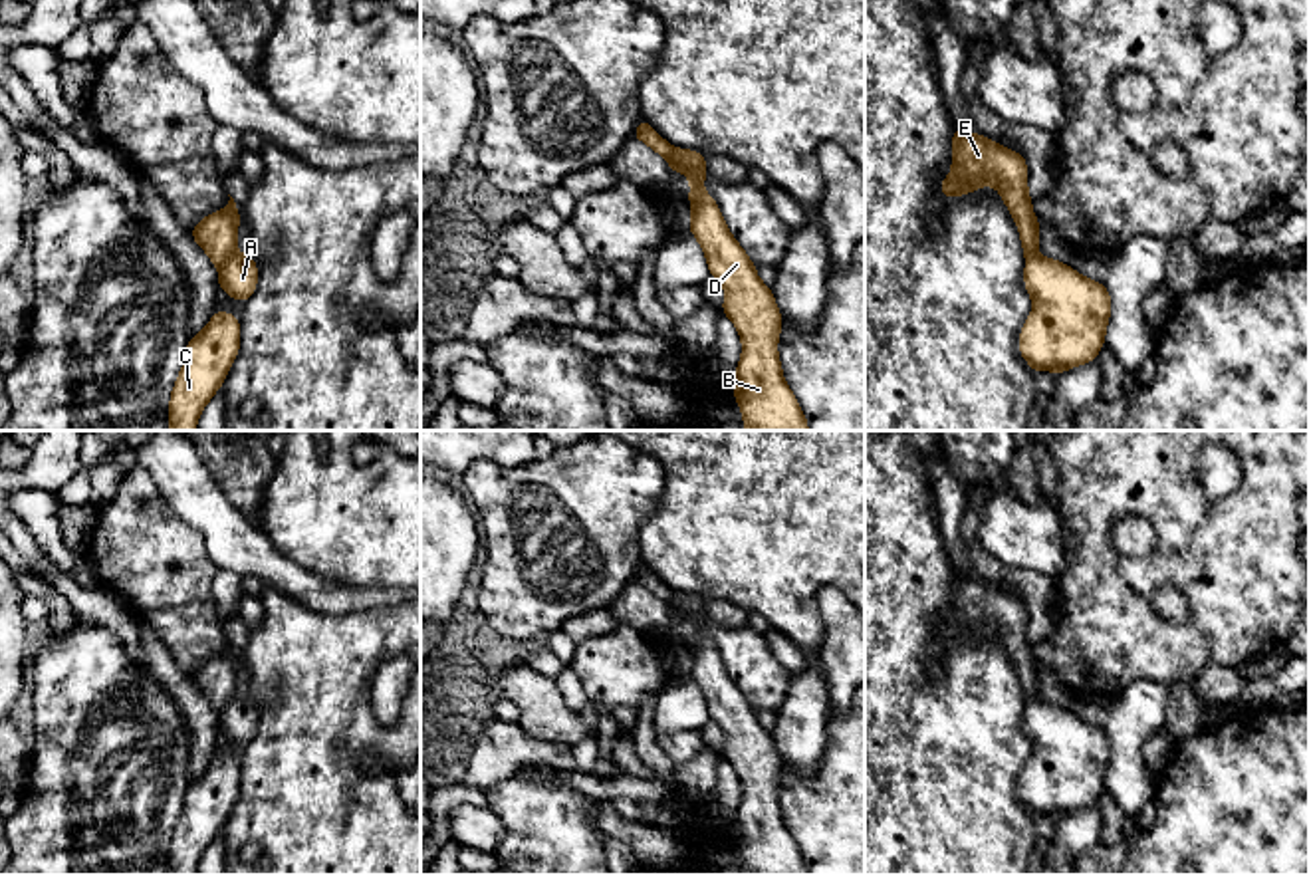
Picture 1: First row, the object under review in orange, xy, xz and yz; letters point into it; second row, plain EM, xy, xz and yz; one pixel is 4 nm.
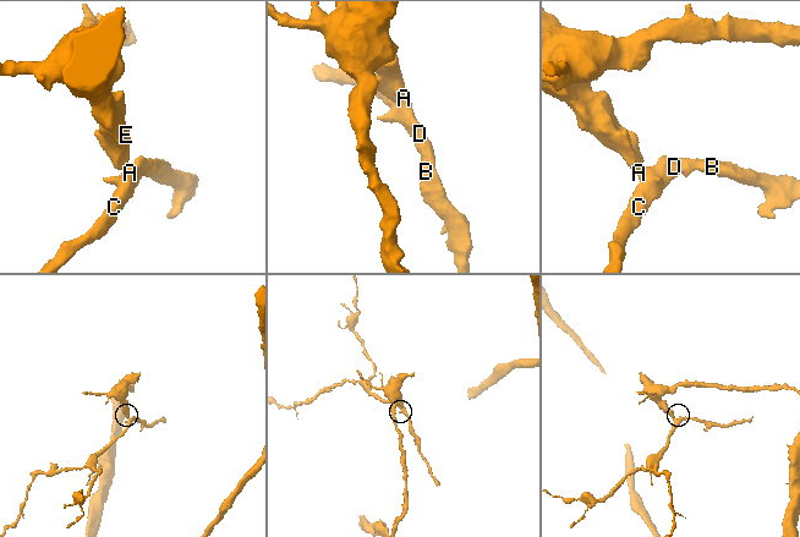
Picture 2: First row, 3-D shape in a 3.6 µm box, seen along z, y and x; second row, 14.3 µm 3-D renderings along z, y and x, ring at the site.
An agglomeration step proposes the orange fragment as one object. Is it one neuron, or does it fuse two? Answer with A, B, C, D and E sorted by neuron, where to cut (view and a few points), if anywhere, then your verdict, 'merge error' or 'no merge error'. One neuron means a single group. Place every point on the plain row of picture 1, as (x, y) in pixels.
A B C D / E | xy (235, 695), (219, 713) | merge error

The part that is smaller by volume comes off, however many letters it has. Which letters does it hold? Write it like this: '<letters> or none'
A, B, C, D

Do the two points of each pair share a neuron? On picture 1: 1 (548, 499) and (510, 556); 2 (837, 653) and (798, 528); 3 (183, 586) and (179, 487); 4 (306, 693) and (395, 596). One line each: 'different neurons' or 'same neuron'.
1: same neuron
2: different neurons
3: different neurons
4: different neurons

